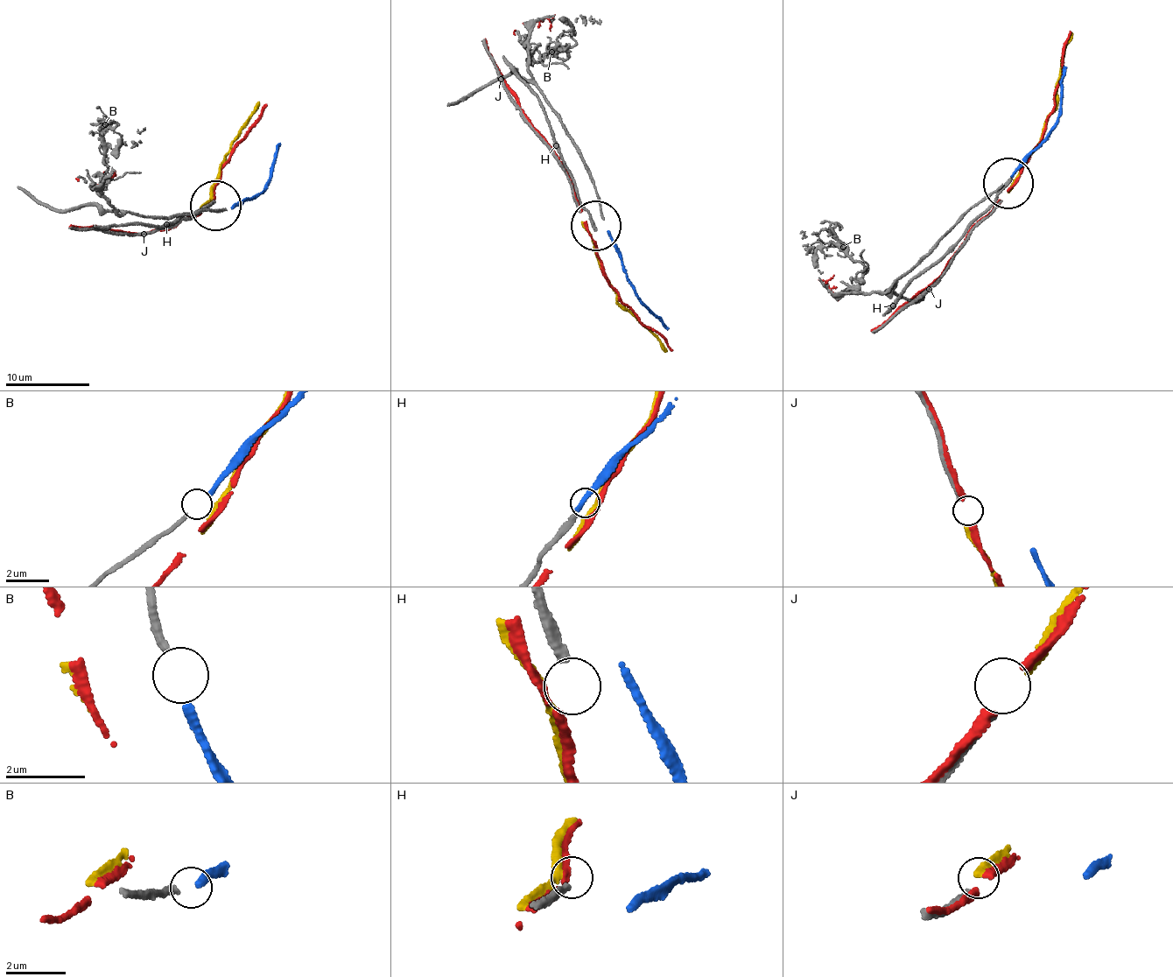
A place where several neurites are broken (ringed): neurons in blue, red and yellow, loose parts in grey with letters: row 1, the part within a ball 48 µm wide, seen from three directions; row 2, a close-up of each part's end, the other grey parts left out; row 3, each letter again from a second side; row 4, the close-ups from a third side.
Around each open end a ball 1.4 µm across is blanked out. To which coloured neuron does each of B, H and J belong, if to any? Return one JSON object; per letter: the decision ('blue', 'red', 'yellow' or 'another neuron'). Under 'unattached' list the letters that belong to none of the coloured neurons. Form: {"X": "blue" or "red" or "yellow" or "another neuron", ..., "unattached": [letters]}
{"B": "blue", "H": "another neuron", "J": "yellow", "unattached": ["H"]}

